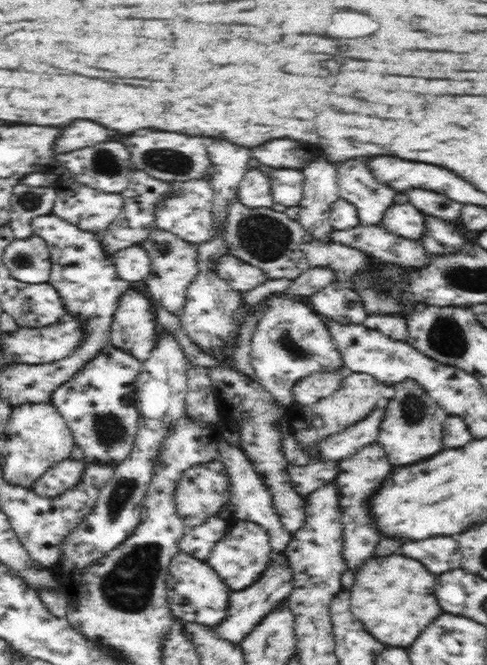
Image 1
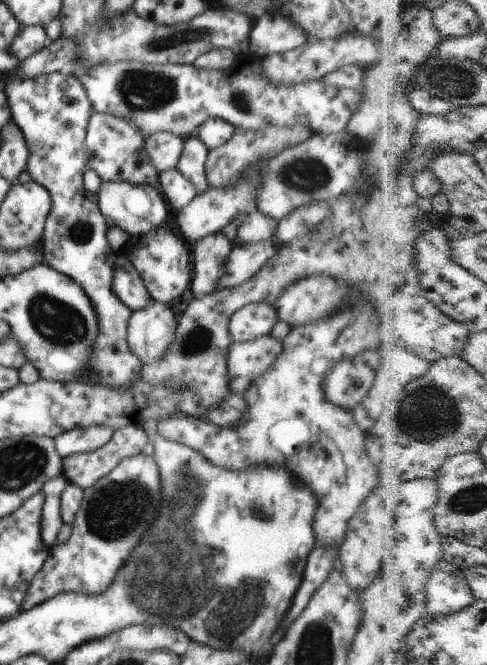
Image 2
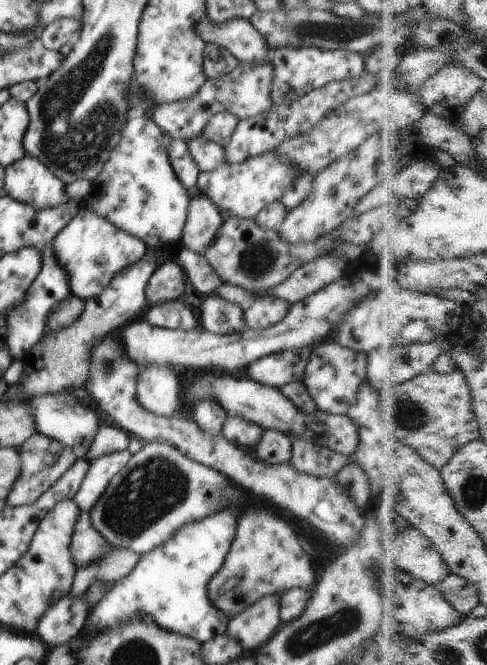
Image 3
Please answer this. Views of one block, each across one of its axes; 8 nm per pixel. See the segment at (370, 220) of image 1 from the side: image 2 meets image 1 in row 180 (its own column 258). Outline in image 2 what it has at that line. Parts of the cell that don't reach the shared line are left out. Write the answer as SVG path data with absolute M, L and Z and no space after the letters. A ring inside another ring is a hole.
M262 336L252 342L233 342L228 346L228 374L232 378L242 376L242 384L232 384L234 394L248 390L248 386L260 378L282 352L282 342L272 336Z

